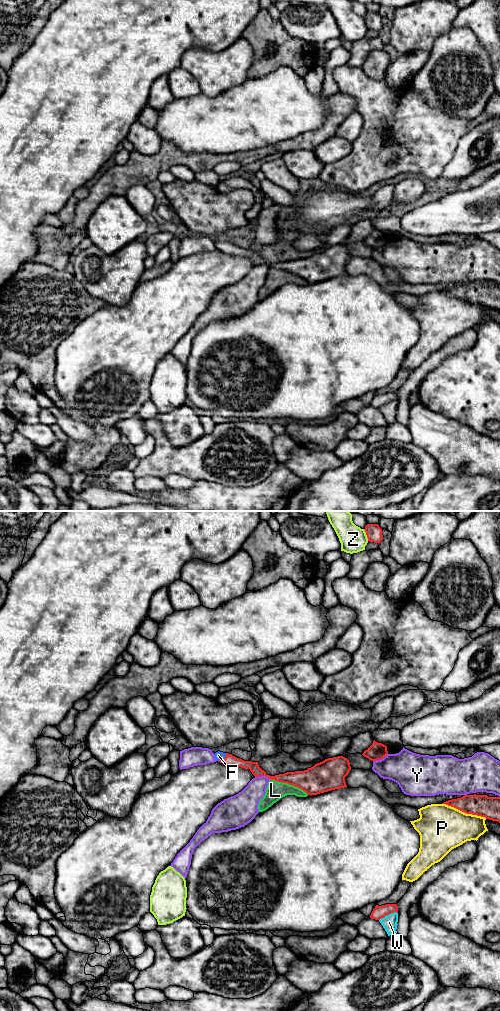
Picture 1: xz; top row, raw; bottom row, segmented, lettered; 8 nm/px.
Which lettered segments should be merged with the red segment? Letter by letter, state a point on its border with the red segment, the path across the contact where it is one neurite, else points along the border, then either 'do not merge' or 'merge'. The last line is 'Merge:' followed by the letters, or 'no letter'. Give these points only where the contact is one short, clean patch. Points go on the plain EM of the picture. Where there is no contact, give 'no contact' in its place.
F: meets red in xz at (224, 247); runs through xz (230, 248), (224, 247), (218, 243); merge
L: meets red in xz at (289, 272); do not merge
P: meets red in xz at (464, 300); do not merge
W: meets red in xz at (388, 402); do not merge
Y: meets red in xz at (380, 247); do not merge
Z: meets red in xz at (366, 22); do not merge
Merge: F

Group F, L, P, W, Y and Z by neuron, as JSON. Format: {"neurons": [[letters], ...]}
{"neurons": [["F"], ["L"], ["P"], ["W"], ["Y"], ["Z"]]}

